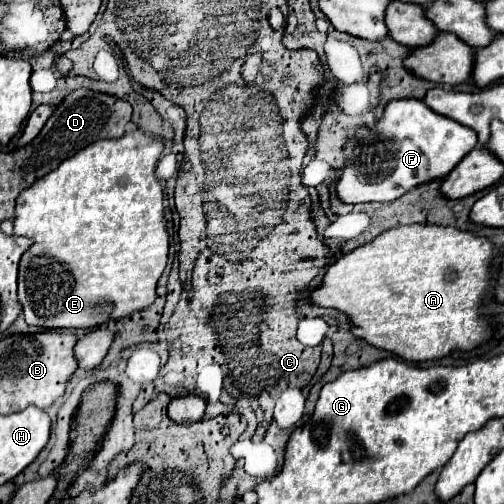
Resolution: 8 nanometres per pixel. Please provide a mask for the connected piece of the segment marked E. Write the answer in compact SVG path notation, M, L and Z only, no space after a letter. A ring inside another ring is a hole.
M141 130L127 132L121 138L115 140L101 140L95 142L93 146L87 146L85 150L79 150L73 158L61 162L61 166L53 172L49 172L45 178L39 178L39 182L27 190L23 190L17 196L17 206L15 206L15 234L27 236L33 240L33 246L23 254L21 264L19 264L19 302L23 306L23 316L29 326L39 326L39 328L91 328L103 322L109 322L113 318L123 318L131 316L133 312L139 312L143 308L149 308L155 300L155 286L157 280L161 278L165 264L167 264L167 254L169 254L169 234L163 222L163 188L155 176L155 166L159 162L161 152L165 150L165 138L161 136L147 136Z

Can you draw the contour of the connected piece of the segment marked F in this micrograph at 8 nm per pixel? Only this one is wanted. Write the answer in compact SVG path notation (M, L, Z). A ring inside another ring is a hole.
M393 100L387 104L383 116L373 128L359 128L347 142L347 164L337 182L337 196L347 204L357 202L391 202L403 196L413 186L425 184L427 180L445 178L465 154L477 146L477 134L425 106L423 100Z

